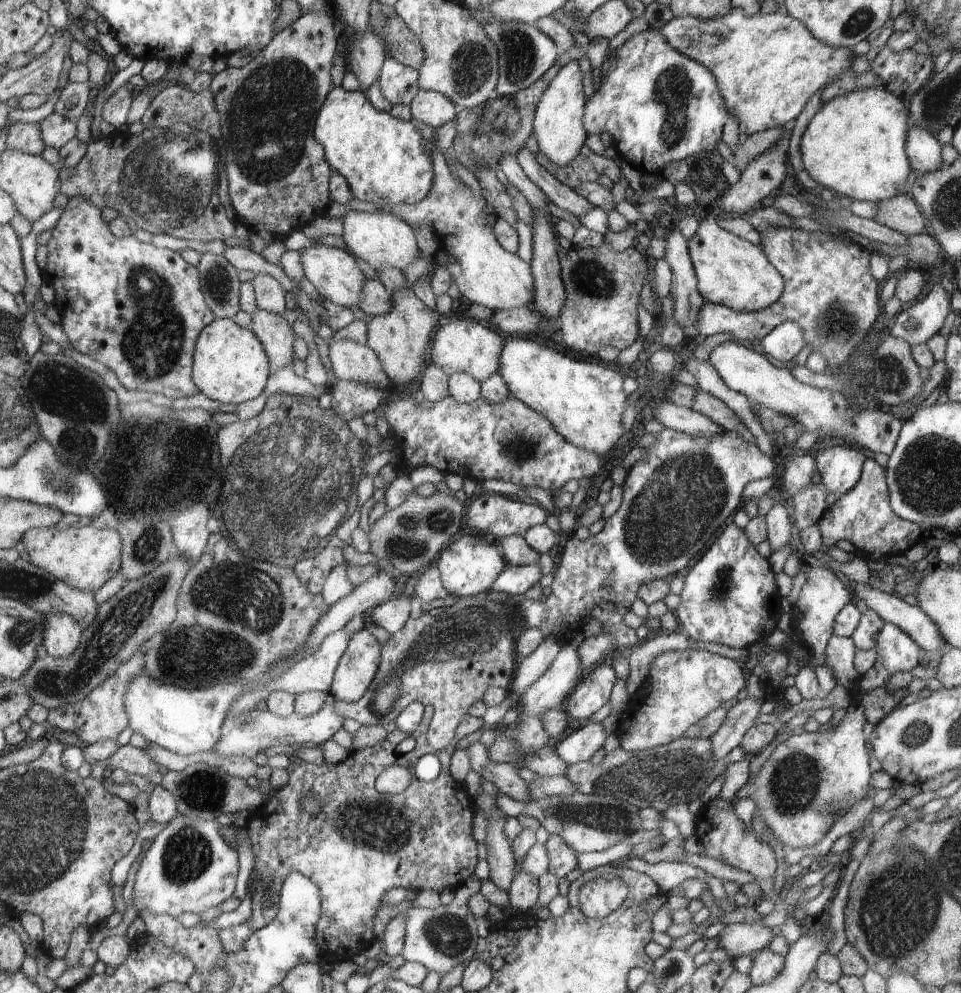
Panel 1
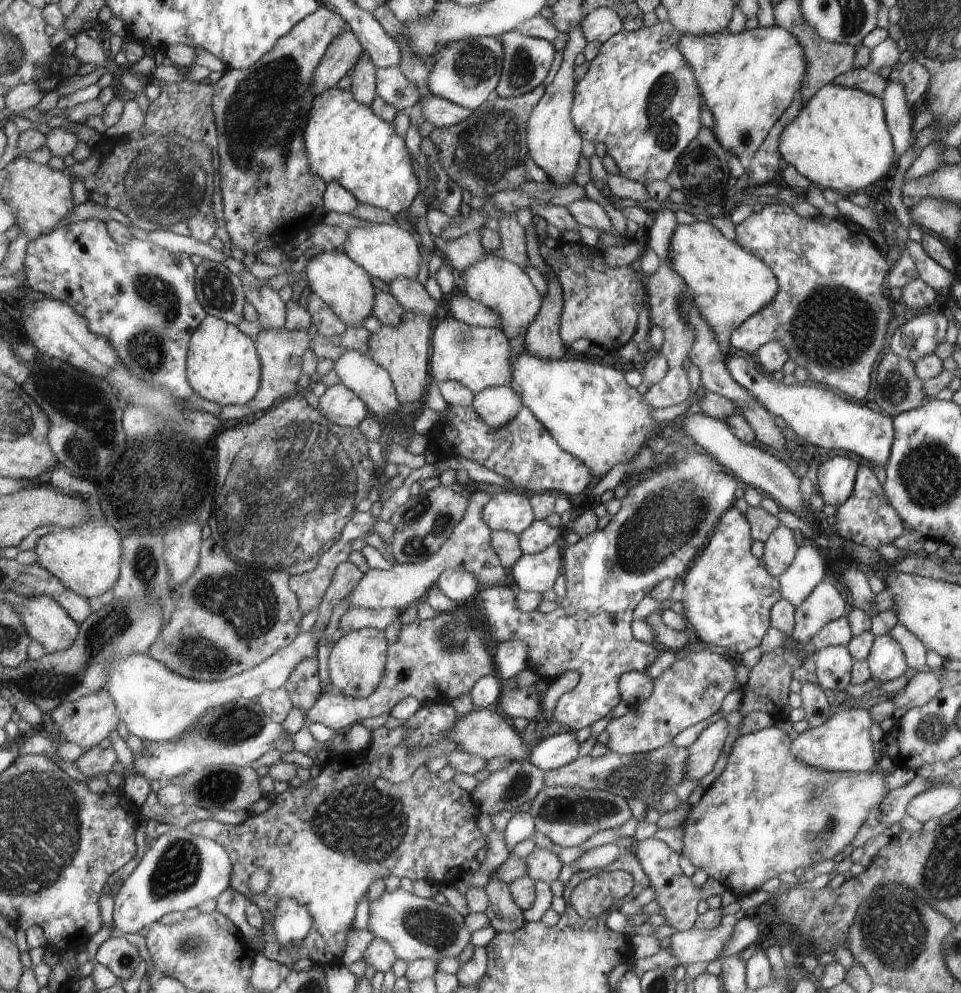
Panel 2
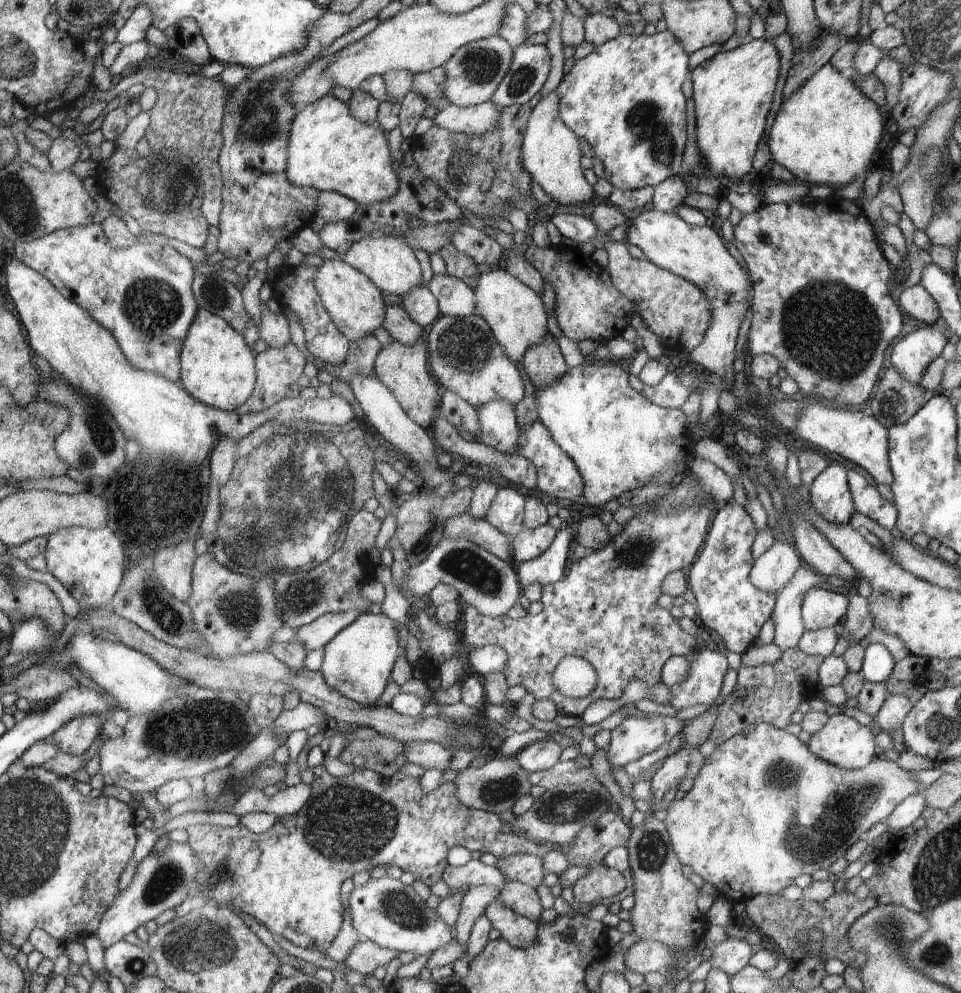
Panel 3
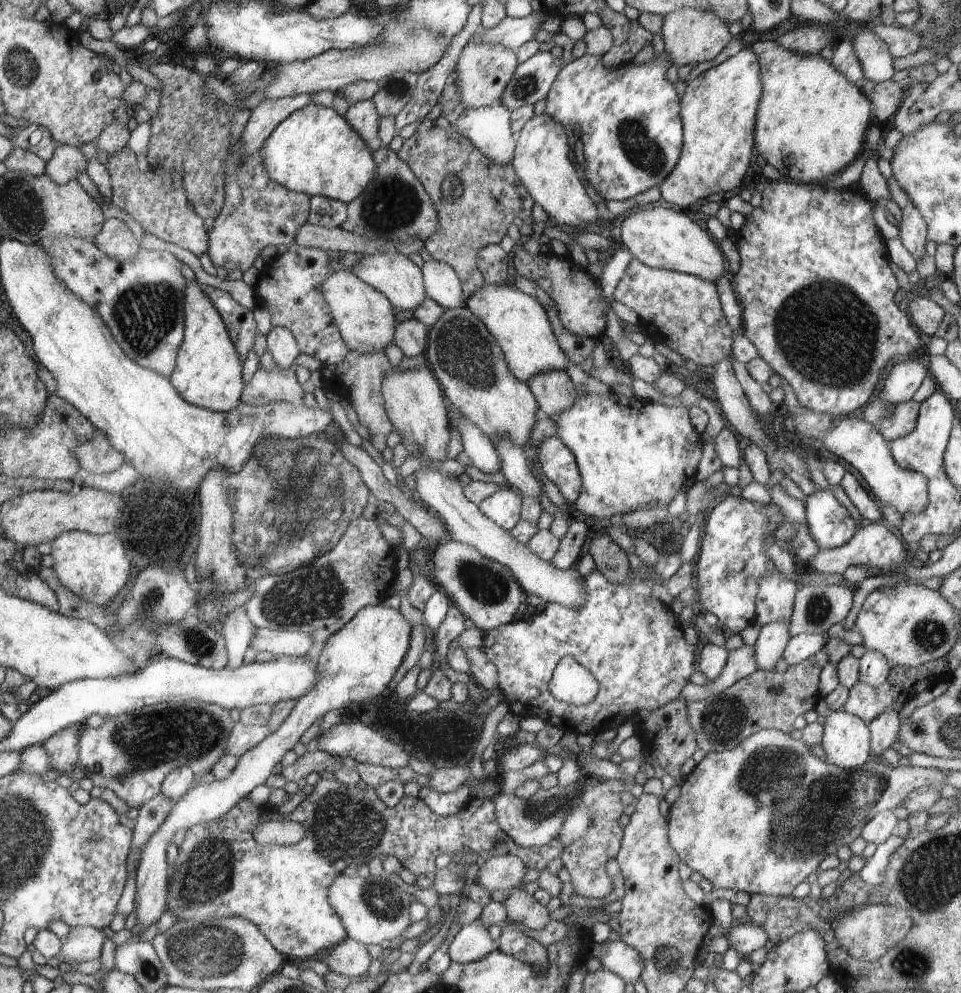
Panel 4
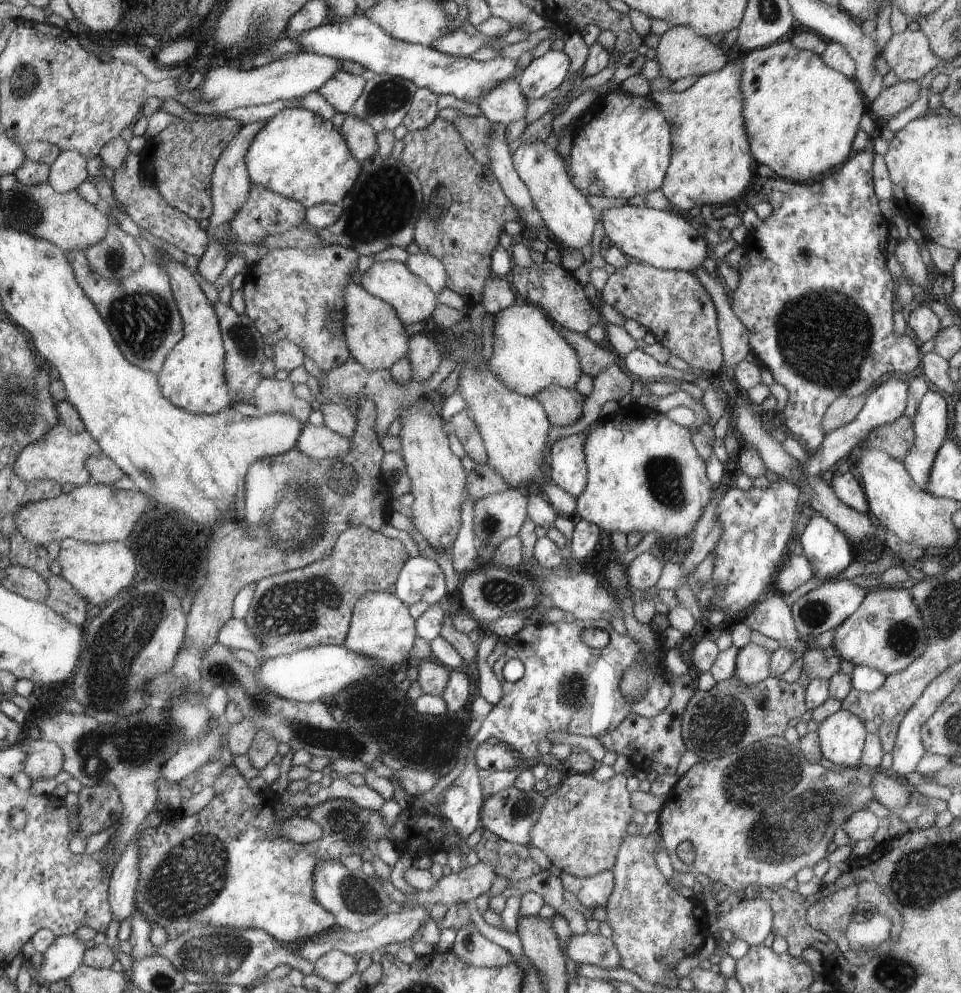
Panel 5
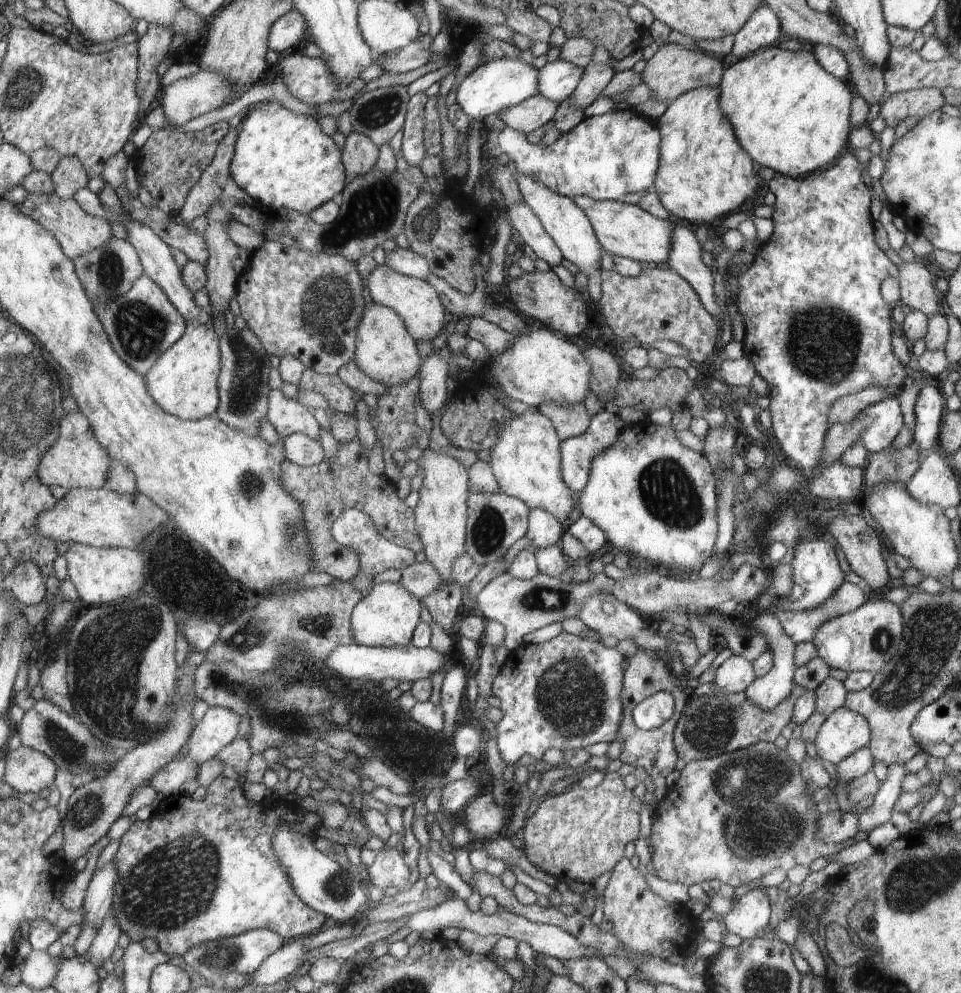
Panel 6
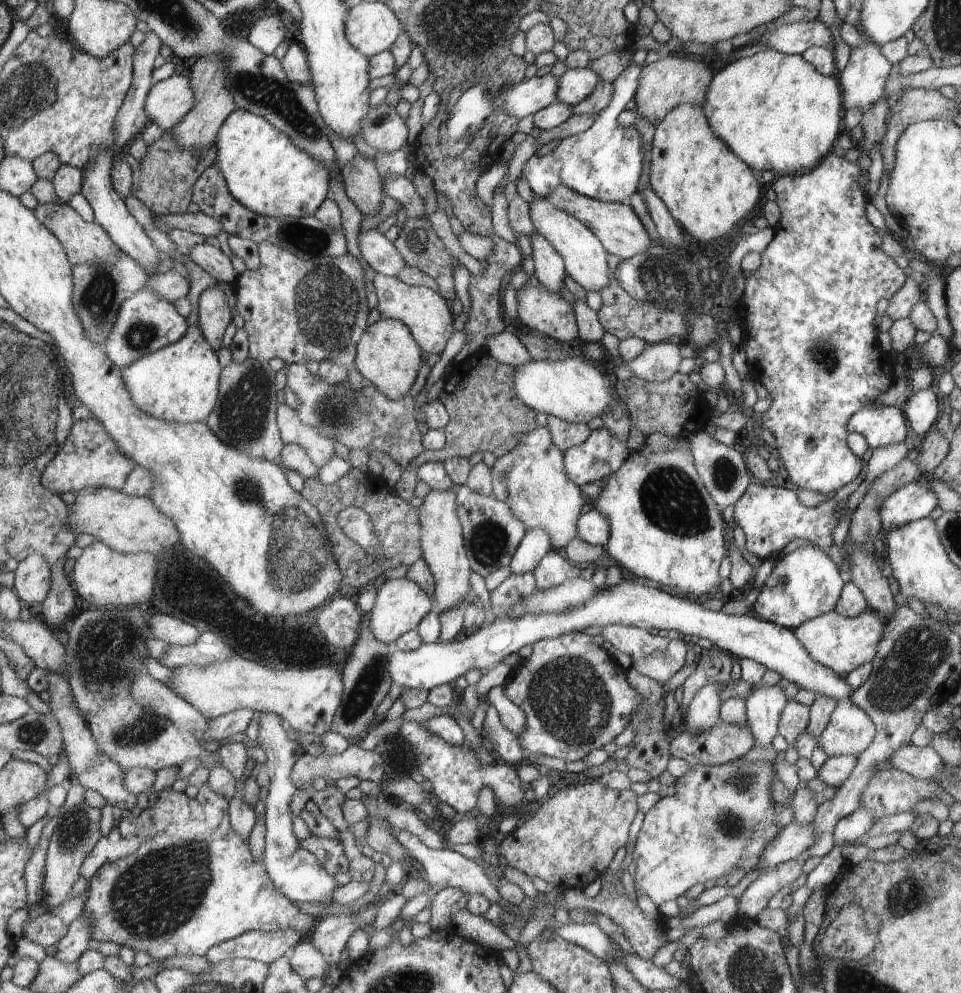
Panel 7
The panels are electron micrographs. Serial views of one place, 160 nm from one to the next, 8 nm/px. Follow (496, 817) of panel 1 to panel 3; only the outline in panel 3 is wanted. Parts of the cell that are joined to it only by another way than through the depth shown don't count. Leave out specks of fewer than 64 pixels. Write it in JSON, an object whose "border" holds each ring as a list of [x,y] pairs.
{"border":[[[497,900],[490,903],[485,910],[493,928],[501,934],[501,938],[516,948],[530,948],[537,939],[539,924],[525,916],[516,914],[512,909],[503,907]]]}

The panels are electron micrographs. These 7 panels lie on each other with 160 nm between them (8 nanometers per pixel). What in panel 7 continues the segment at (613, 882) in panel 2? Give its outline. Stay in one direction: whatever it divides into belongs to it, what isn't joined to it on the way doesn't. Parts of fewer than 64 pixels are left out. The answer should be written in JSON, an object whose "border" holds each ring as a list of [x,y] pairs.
{"border":[[[599,779],[589,780],[576,788],[563,788],[552,798],[541,801],[538,812],[532,814],[522,827],[505,836],[498,847],[498,854],[506,858],[510,867],[524,872],[528,877],[540,877],[563,891],[570,888],[583,891],[610,866],[616,850],[628,842],[628,828],[636,816],[636,804],[638,796],[632,790],[612,790]]]}

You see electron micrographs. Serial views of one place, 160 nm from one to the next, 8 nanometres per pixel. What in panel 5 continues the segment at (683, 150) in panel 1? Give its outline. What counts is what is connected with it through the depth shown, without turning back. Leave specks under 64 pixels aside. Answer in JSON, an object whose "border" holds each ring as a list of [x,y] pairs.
{"border":[[[621,90],[615,93],[609,93],[604,96],[598,96],[594,103],[577,119],[573,132],[573,146],[570,150],[570,158],[566,160],[566,166],[570,166],[570,175],[578,190],[582,190],[582,194],[590,194],[590,196],[601,196],[609,198],[625,198],[632,199],[638,195],[644,195],[651,191],[660,189],[665,183],[665,175],[668,173],[669,164],[672,161],[673,154],[673,124],[665,118],[663,112],[657,106],[657,103],[647,96],[636,96],[634,94],[623,94]]]}

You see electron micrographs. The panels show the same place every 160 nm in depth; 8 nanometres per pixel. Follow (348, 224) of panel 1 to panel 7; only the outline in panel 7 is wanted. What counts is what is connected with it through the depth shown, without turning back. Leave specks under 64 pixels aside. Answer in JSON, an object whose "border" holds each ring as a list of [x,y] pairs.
{"border":[[[377,273],[374,288],[378,297],[378,310],[381,318],[397,319],[405,323],[413,334],[413,338],[426,353],[441,354],[446,342],[454,334],[454,320],[452,312],[444,300],[444,296],[424,286],[410,285],[398,278]]]}

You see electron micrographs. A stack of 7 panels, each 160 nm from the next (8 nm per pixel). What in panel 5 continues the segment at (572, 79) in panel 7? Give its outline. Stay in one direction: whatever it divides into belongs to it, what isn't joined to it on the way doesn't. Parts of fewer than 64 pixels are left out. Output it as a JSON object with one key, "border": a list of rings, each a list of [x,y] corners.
{"border":[[[549,51],[541,58],[533,59],[516,77],[525,98],[531,103],[558,89],[568,76],[570,63],[569,56],[563,51]]]}

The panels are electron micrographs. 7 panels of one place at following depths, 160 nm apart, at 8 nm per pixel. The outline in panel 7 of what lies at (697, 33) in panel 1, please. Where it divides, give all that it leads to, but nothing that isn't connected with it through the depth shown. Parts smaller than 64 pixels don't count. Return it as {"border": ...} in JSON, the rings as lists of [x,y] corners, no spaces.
{"border":[[[688,102],[674,106],[656,126],[649,176],[649,187],[688,239],[696,242],[712,242],[726,236],[750,214],[762,194],[750,166],[710,127],[705,108]]]}

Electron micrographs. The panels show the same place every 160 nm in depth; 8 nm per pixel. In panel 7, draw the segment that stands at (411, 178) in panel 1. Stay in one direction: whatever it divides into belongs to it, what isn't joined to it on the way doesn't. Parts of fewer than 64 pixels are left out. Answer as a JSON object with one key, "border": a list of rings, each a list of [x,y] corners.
{"border":[[[237,108],[222,126],[215,146],[218,148],[216,164],[224,176],[228,191],[242,206],[256,214],[268,217],[310,217],[331,196],[329,167],[320,158],[314,158],[308,151],[298,147],[284,130],[261,115]]]}

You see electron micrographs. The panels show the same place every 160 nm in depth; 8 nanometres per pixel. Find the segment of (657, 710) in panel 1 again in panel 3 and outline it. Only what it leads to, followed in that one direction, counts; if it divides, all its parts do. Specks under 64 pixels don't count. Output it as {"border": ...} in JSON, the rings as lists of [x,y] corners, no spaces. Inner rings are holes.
{"border":[[[705,649],[694,651],[690,664],[686,680],[669,688],[669,703],[677,710],[696,704],[708,704],[712,708],[718,698],[722,678],[730,668],[728,660],[723,652]],[[641,715],[628,717],[622,724],[611,730],[611,746],[607,757],[611,766],[624,767],[628,762],[638,760],[645,754],[654,752],[661,744],[669,742],[685,728],[685,721],[677,717],[654,716],[650,720],[642,718]]]}

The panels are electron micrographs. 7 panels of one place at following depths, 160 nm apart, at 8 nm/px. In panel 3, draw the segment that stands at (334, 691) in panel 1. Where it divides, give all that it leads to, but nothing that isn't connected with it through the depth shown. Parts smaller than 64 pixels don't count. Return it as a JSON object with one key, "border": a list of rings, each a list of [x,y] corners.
{"border":[[[362,613],[356,620],[346,625],[324,647],[324,656],[320,672],[325,681],[341,695],[368,707],[374,704],[388,680],[391,680],[392,668],[398,658],[398,632],[395,620],[383,613]]]}

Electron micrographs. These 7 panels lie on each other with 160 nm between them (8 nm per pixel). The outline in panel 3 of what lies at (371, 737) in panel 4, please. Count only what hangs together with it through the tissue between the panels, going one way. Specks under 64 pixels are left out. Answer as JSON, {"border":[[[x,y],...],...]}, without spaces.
{"border":[[[406,741],[403,757],[407,762],[418,764],[425,770],[437,768],[438,770],[448,770],[448,763],[452,757],[452,752],[444,748],[440,743],[432,741]]]}

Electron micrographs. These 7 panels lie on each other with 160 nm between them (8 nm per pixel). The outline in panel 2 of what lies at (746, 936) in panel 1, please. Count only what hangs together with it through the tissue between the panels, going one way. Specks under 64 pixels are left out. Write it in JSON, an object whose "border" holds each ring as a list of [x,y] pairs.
{"border":[[[725,903],[719,908],[721,911],[721,922],[720,925],[714,930],[697,929],[692,927],[690,930],[676,931],[670,938],[670,945],[667,948],[670,954],[678,960],[678,964],[684,966],[685,968],[692,964],[693,962],[705,962],[716,960],[718,954],[722,952],[723,946],[726,941],[732,936],[732,931],[734,930],[736,921],[738,920],[738,915],[731,915],[729,913],[723,914],[722,908],[725,907]]]}

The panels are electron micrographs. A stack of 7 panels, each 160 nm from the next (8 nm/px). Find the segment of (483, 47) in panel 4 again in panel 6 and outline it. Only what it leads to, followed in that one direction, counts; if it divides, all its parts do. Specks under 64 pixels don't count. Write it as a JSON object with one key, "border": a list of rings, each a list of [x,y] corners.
{"border":[[[536,94],[510,108],[504,108],[496,116],[506,127],[522,132],[526,136],[552,121],[556,108],[558,103]]]}

